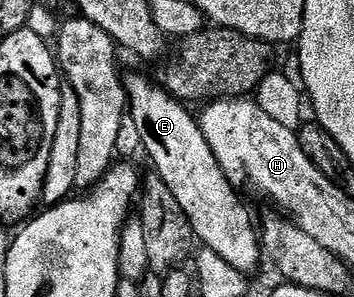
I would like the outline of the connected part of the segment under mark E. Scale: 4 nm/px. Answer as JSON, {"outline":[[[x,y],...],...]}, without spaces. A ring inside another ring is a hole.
{"outline":[[[125,75],[124,88],[128,91],[131,127],[132,124],[136,127],[136,136],[140,139],[141,146],[148,151],[149,158],[152,159],[151,167],[160,175],[162,182],[170,186],[174,198],[178,198],[178,206],[182,206],[190,222],[193,237],[199,243],[201,240],[204,248],[212,248],[214,254],[230,262],[230,266],[234,266],[239,272],[252,274],[260,264],[260,256],[262,257],[262,241],[258,235],[257,225],[252,225],[252,216],[248,213],[247,206],[240,201],[239,194],[236,193],[239,192],[237,185],[228,181],[218,158],[214,158],[214,150],[210,150],[202,134],[199,119],[195,115],[191,116],[184,109],[187,107],[163,87],[155,88],[154,85],[148,84],[144,76]]]}

